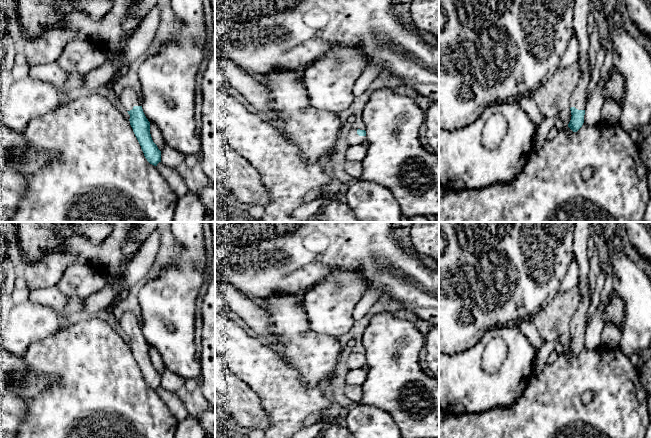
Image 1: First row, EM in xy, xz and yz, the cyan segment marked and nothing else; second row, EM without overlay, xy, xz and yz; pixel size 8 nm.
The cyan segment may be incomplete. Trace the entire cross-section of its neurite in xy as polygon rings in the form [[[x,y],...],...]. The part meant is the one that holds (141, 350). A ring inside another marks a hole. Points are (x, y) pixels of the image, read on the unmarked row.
[[[126,312],[118,322],[124,334],[130,339],[130,349],[141,370],[147,385],[157,390],[161,386],[161,375],[153,366],[150,358],[150,346],[146,342],[141,326],[139,325],[136,315],[133,312]]]

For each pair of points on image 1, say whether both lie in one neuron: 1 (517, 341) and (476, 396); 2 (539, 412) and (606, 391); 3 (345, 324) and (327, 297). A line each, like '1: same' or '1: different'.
1: same
2: same
3: same

